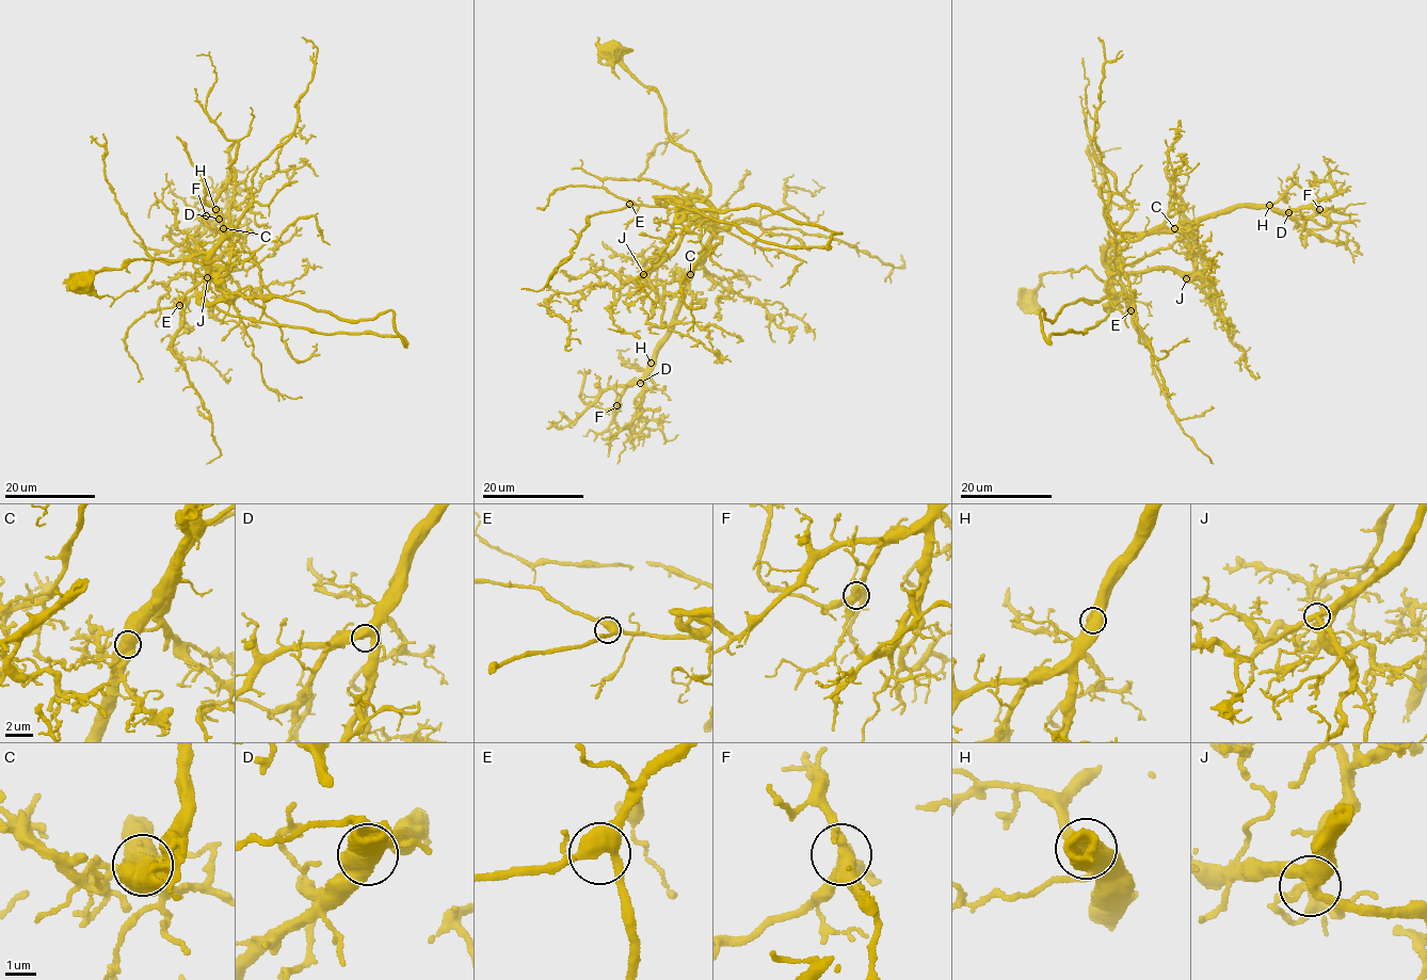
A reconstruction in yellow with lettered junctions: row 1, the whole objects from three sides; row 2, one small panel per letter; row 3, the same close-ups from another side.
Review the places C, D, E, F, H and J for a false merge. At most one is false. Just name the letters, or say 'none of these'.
C

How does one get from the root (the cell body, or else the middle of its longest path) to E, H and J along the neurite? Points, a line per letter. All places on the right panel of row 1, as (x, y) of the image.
E: (1028, 301), (1041, 285), (1042, 275), (1071, 269), (1080, 270), (1087, 267), (1101, 279), (1121, 286), (1131, 310)
H: (1028, 301), (1047, 272), (1087, 267), (1106, 282), (1123, 247), (1149, 233), (1177, 230), (1239, 207), (1269, 205)
J: (1028, 301), (1042, 275), (1085, 267), (1105, 280), (1116, 273), (1166, 269), (1186, 278)

